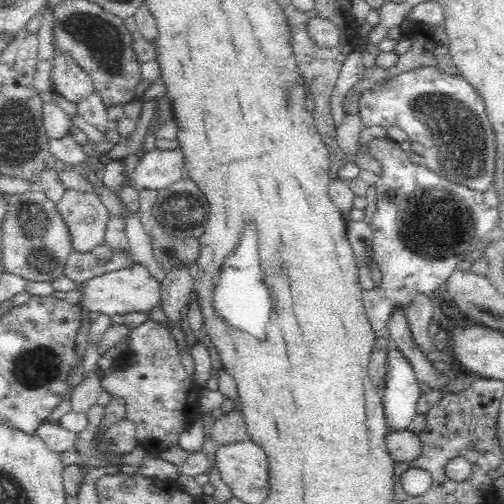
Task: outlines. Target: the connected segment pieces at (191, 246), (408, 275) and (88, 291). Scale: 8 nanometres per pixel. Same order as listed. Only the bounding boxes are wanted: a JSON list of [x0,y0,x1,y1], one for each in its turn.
[[137,188,198,275],[361,137,498,334],[76,262,161,316]]

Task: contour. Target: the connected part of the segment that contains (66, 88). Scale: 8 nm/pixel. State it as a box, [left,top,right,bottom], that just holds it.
[51,48,95,105]

